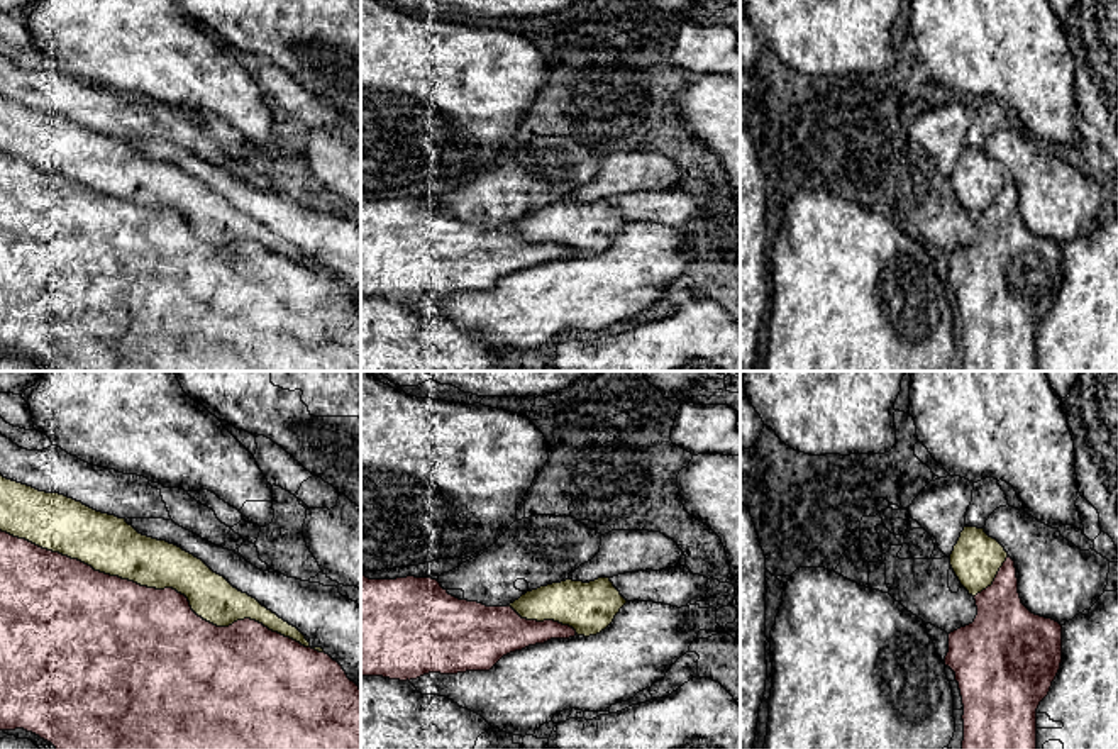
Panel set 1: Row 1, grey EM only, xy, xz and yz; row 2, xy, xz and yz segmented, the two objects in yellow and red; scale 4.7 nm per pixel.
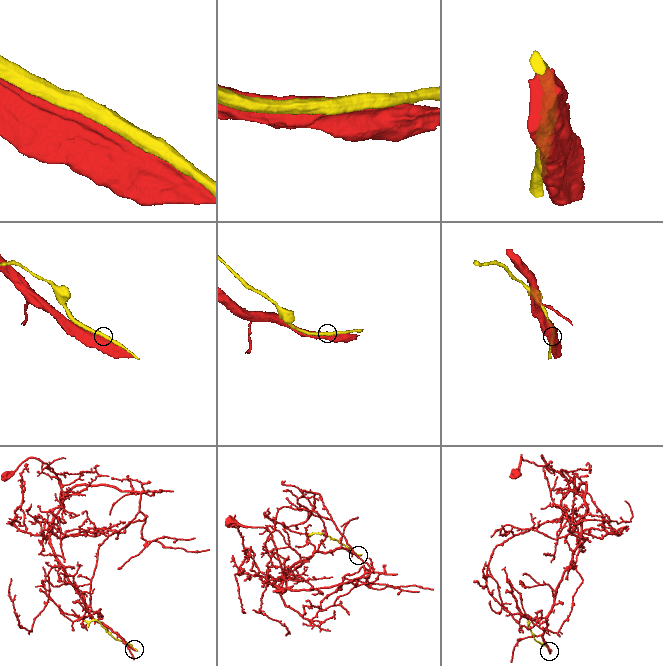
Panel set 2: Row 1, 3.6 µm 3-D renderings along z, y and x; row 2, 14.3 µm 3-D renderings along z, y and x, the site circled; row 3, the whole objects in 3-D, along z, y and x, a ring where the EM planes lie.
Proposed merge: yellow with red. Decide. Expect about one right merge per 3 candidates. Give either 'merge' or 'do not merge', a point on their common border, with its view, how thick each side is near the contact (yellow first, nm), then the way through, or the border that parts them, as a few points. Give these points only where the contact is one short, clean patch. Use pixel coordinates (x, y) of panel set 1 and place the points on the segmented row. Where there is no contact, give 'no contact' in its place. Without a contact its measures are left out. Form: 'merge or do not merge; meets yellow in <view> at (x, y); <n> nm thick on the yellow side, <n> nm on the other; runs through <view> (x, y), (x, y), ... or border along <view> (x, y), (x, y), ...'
do not merge; meets yellow in xy at (165, 587); 240 nm thick on the yellow side, 460 nm on the other

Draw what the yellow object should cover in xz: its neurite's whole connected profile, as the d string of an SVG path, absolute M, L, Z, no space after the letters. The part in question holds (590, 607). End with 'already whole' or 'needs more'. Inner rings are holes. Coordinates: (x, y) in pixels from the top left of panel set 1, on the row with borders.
M598 578L589 583L566 580L540 586L508 607L522 619L554 620L589 637L605 630L625 603L610 578Z; already whole

